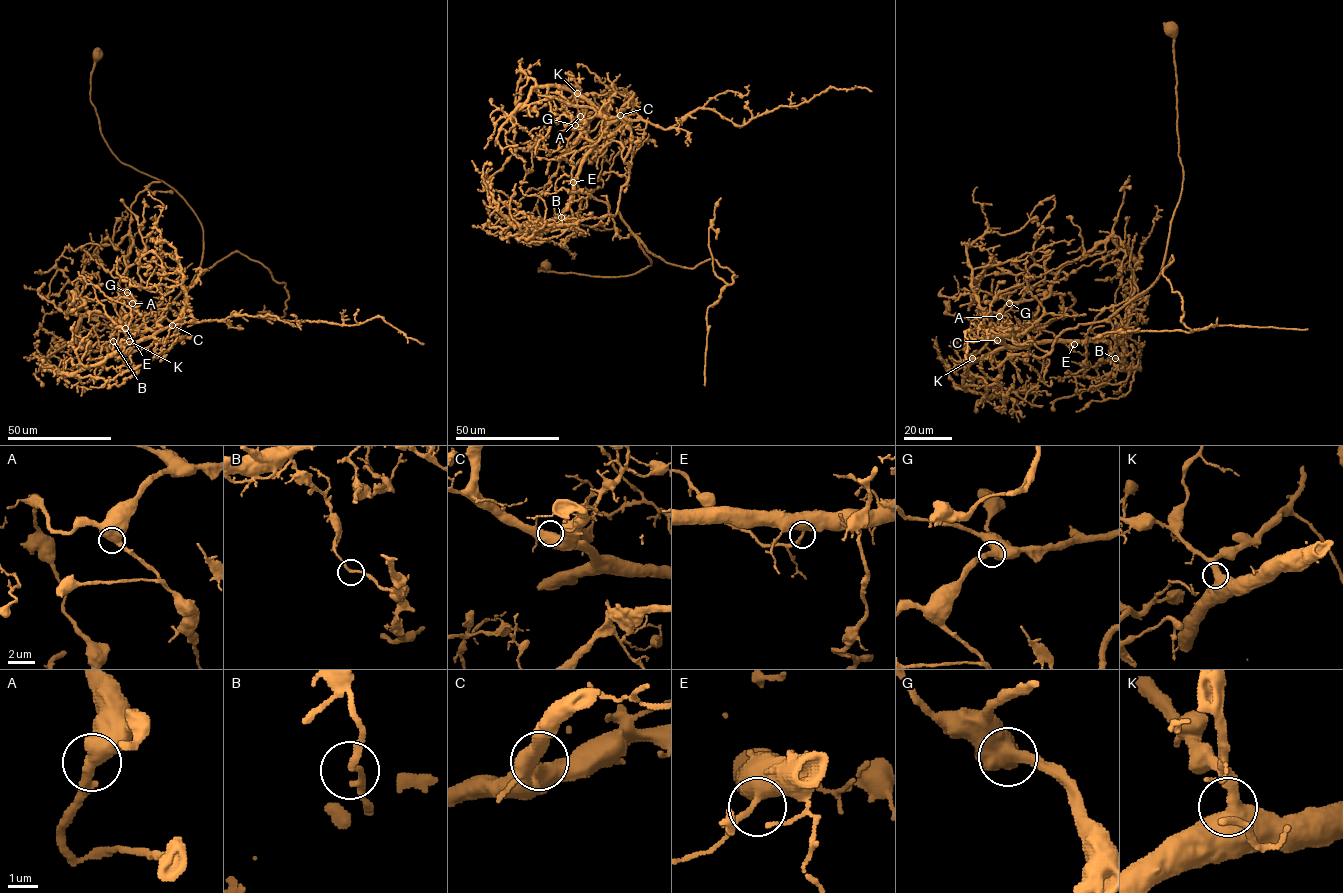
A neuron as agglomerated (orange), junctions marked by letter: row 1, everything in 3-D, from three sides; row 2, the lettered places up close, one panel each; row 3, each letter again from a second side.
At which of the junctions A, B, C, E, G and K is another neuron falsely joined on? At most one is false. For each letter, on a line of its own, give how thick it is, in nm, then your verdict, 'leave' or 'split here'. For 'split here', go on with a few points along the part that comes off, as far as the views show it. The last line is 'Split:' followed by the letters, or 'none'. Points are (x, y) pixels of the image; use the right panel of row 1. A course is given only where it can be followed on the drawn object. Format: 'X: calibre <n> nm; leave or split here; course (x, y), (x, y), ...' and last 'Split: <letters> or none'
A: calibre 600 nm; leave
B: calibre 180 nm; split here; course (1115, 358), (1123, 360), (1115, 349), (1110, 318), (1157, 278), (1183, 182), (1174, 36), (1163, 23)
C: calibre 550 nm; leave
E: calibre 400 nm; leave
G: calibre 600 nm; leave
K: calibre 550 nm; leave
Split: B

